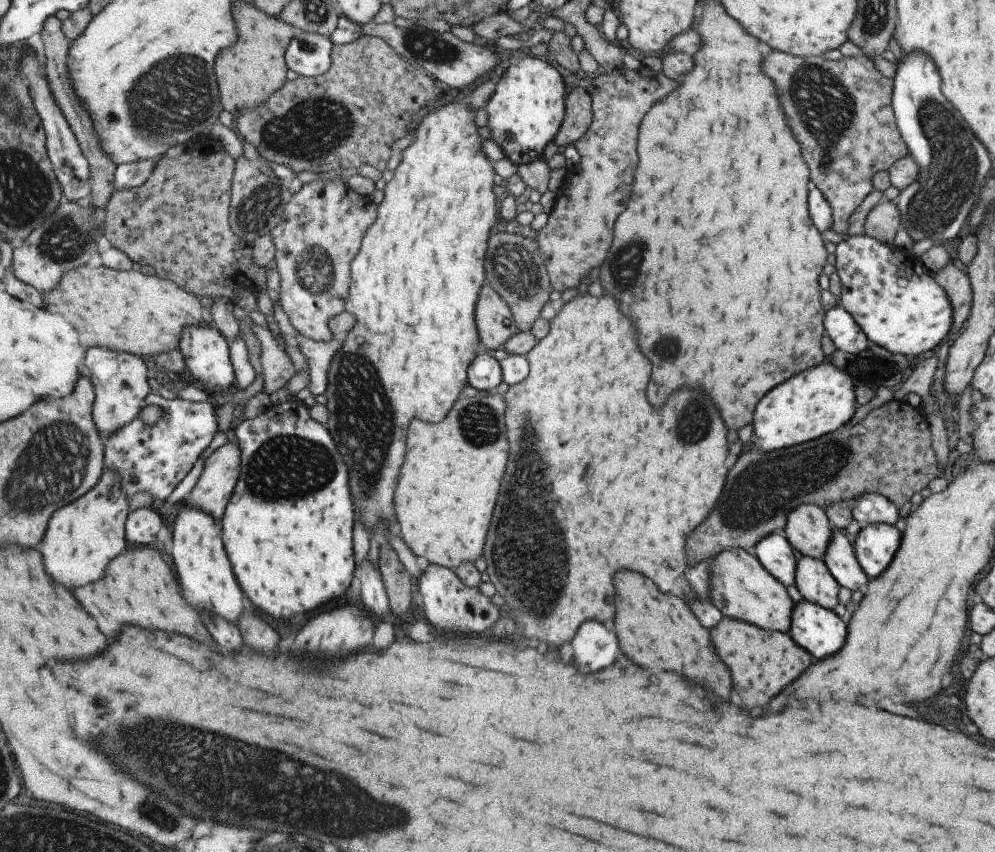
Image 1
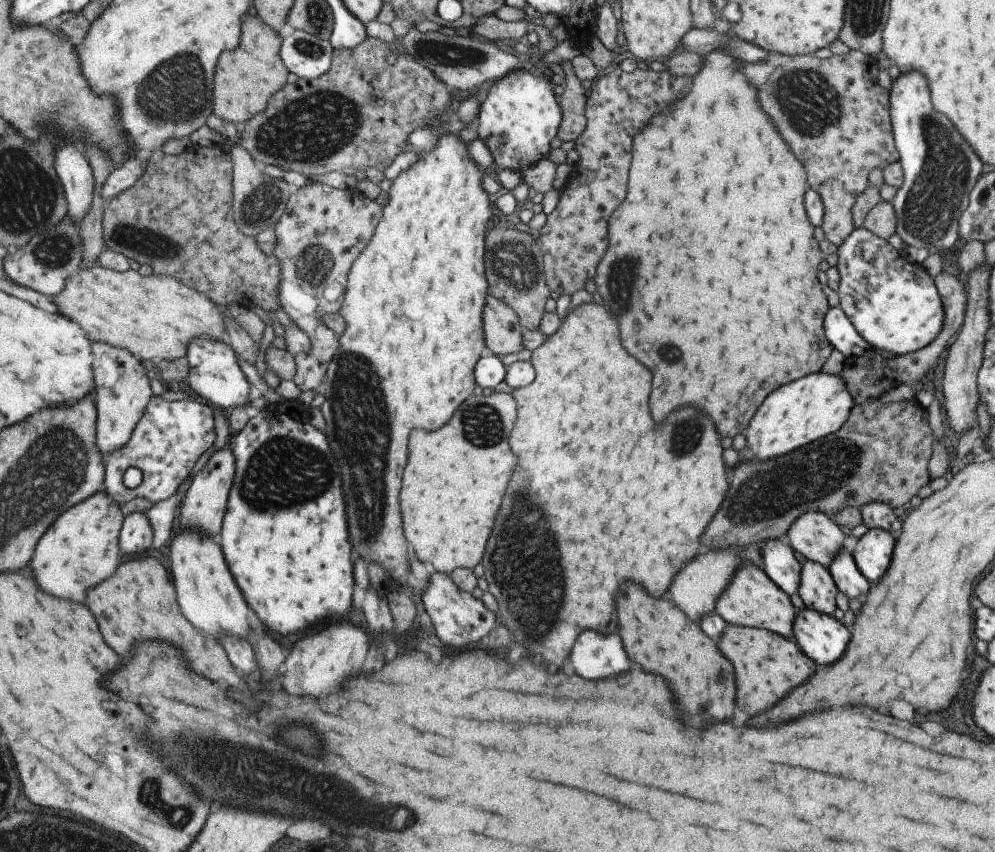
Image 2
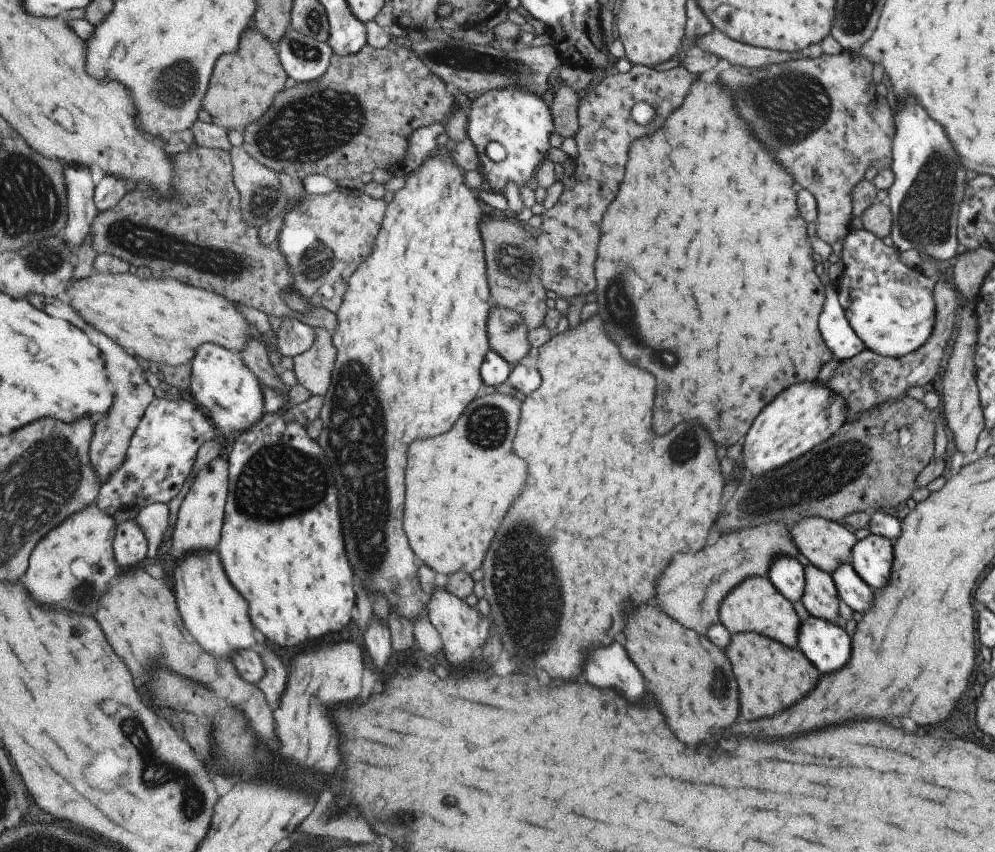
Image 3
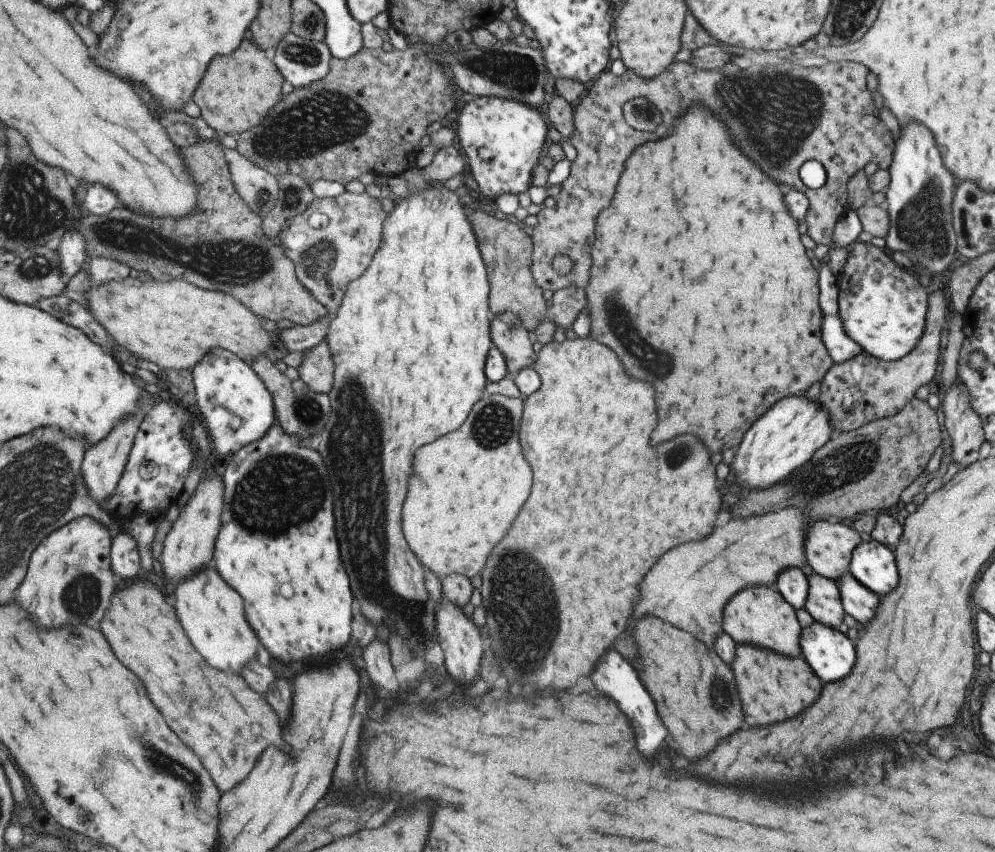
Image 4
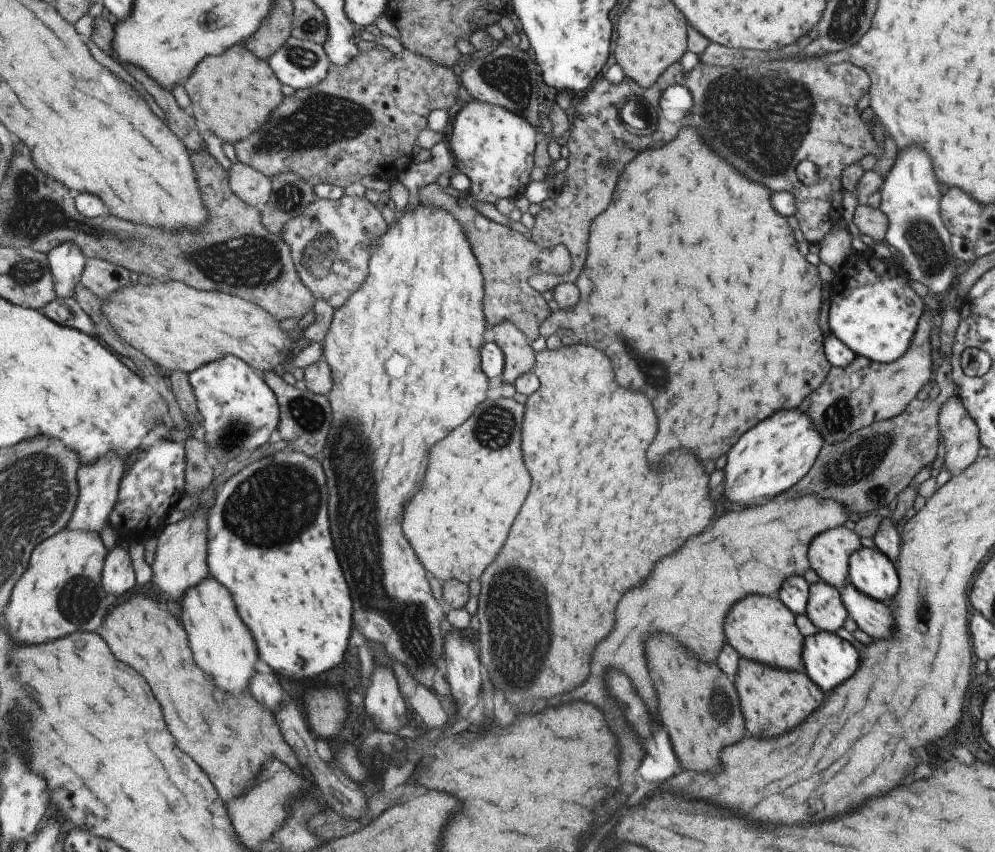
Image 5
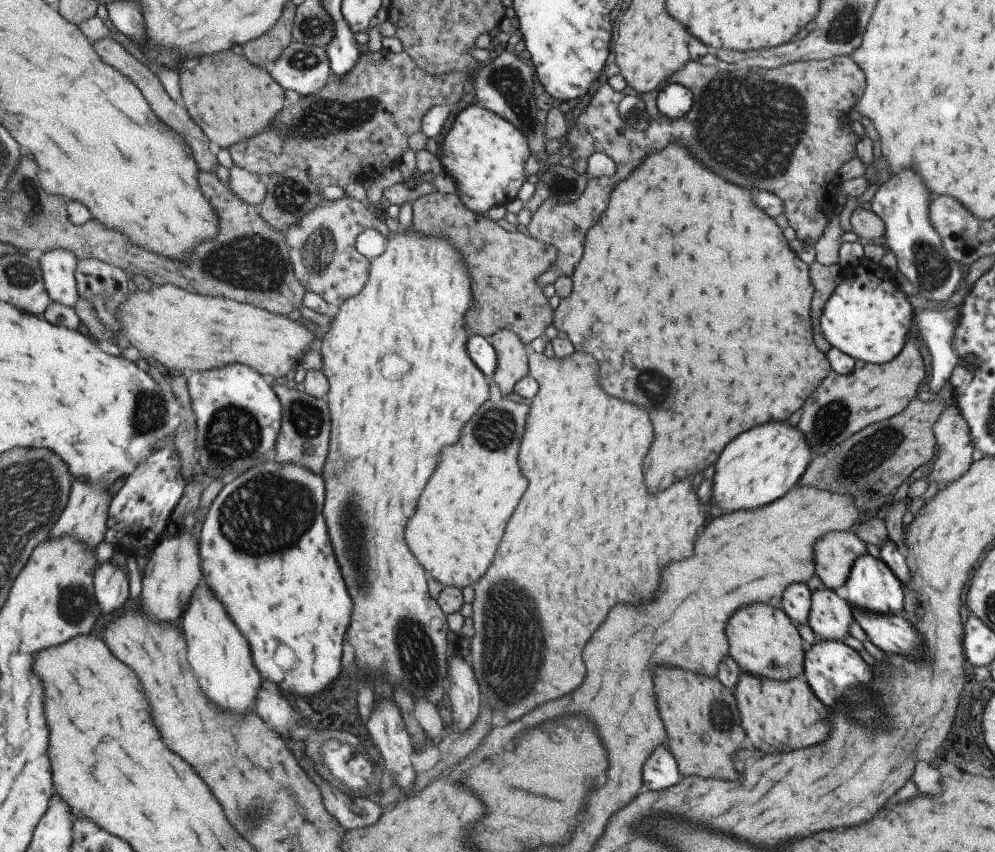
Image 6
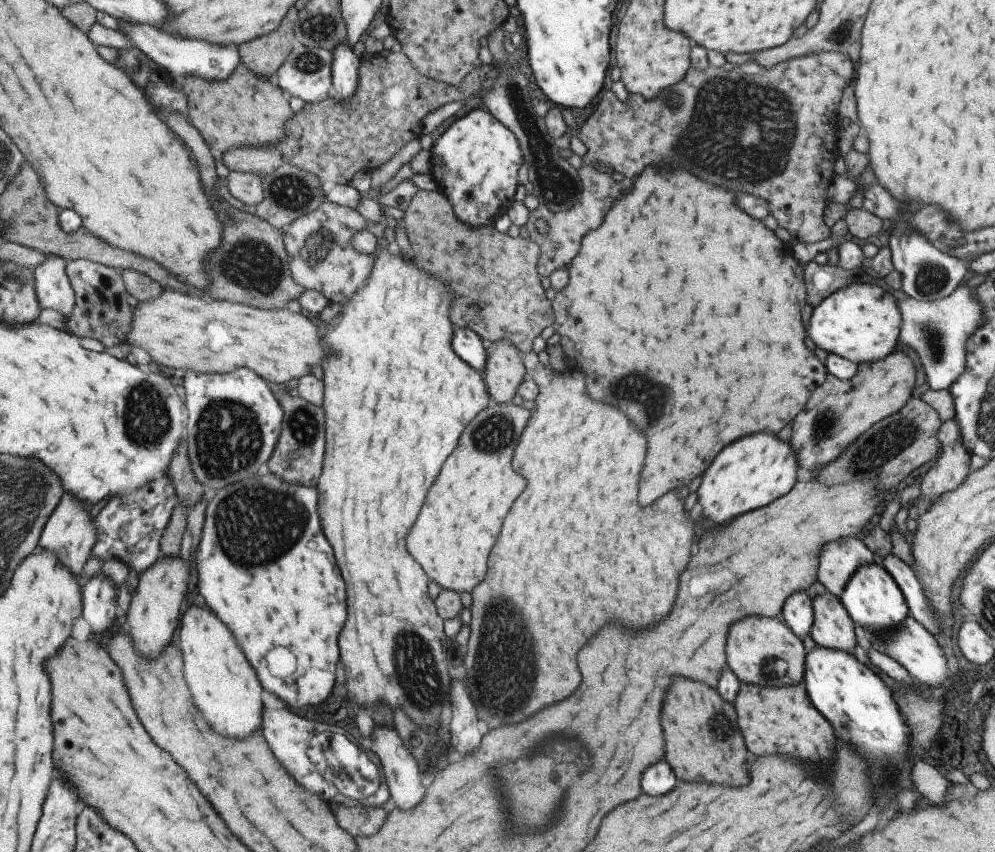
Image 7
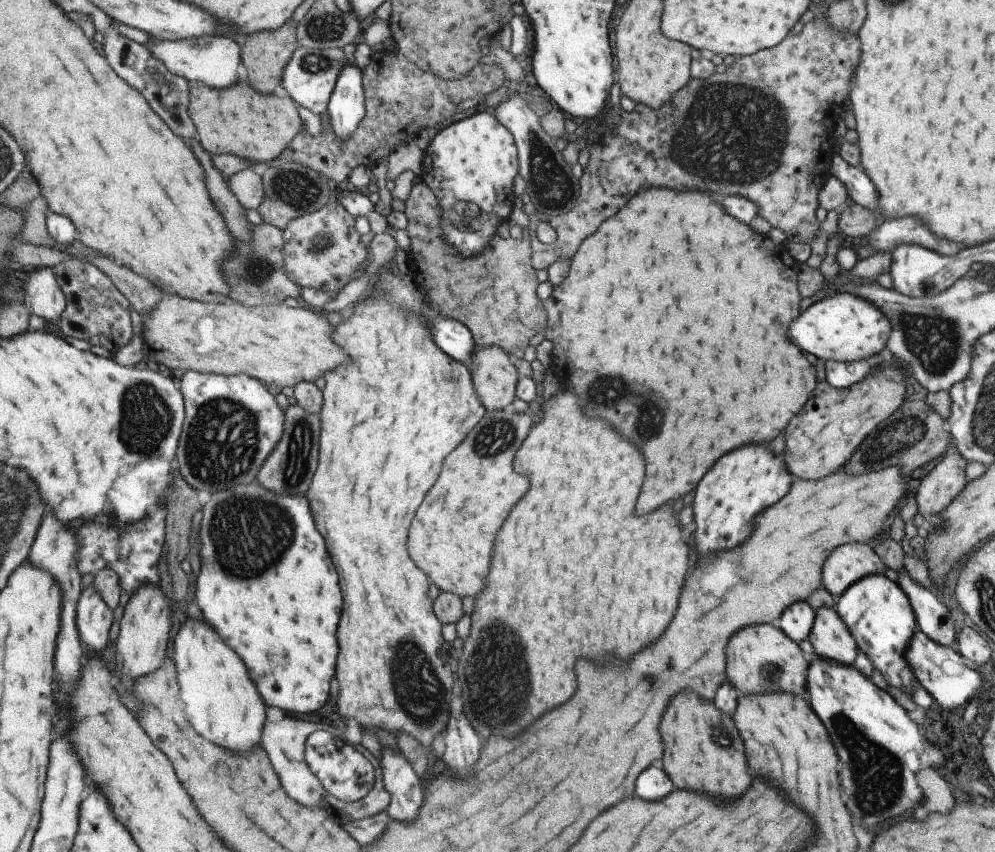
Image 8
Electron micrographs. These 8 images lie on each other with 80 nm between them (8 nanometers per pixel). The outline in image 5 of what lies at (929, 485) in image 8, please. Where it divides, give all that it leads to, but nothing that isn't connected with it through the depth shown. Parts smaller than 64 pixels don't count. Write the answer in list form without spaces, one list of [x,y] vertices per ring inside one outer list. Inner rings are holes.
[[[957,394],[951,395],[938,412],[938,429],[944,444],[944,463],[951,476],[963,472],[977,458],[979,429],[967,414]]]

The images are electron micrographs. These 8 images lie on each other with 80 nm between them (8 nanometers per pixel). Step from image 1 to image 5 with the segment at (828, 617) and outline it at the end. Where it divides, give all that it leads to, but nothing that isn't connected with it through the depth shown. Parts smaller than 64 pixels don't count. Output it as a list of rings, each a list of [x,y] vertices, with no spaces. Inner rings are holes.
[[[818,630],[802,640],[802,665],[809,680],[829,692],[859,666],[855,648],[835,633]]]

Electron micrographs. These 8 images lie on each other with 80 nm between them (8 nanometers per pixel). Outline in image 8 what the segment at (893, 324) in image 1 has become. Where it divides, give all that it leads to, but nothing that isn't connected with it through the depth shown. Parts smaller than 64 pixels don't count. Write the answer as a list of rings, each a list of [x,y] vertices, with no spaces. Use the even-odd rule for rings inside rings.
[[[845,291],[816,300],[789,326],[789,338],[803,352],[811,352],[824,361],[831,359],[848,363],[886,354],[889,336],[890,320],[872,302]]]

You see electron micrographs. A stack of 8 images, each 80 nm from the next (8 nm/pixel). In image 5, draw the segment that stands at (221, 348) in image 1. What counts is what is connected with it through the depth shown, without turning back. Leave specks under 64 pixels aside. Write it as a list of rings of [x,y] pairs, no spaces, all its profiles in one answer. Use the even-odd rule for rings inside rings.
[[[225,355],[194,370],[190,381],[202,416],[200,438],[209,450],[210,462],[217,461],[228,468],[256,448],[268,444],[269,434],[278,423],[278,402],[250,365],[238,356]]]

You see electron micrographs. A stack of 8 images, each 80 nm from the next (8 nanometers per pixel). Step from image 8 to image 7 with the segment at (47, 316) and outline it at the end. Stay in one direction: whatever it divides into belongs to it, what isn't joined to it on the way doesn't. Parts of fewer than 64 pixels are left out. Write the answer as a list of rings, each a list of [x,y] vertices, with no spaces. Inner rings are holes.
[[[49,254],[36,269],[36,288],[43,310],[55,309],[68,317],[77,308],[76,294],[70,274],[66,271],[69,260]]]

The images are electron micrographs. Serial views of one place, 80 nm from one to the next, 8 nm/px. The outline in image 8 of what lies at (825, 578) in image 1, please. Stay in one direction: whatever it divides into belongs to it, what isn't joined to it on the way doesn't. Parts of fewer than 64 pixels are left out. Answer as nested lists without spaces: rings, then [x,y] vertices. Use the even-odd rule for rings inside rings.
[[[816,608],[808,639],[815,656],[836,663],[853,664],[858,646],[834,608]]]

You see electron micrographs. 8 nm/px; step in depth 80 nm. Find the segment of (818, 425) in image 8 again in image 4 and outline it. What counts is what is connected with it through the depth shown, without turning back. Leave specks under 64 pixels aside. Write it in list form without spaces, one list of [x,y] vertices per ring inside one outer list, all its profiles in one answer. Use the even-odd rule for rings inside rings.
[[[939,290],[928,294],[928,307],[925,326],[919,342],[905,356],[894,361],[882,361],[861,351],[857,356],[845,362],[833,363],[821,380],[817,402],[828,414],[832,424],[831,437],[838,432],[852,431],[863,424],[881,417],[891,416],[900,411],[919,386],[931,382],[939,362],[941,348],[939,336],[947,323],[947,302],[945,294]]]

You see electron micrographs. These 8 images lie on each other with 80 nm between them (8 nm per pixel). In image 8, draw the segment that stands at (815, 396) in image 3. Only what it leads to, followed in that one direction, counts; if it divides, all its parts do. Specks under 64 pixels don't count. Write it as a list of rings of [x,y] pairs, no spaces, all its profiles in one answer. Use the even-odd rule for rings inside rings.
[[[745,444],[721,456],[699,480],[691,500],[697,526],[693,536],[699,552],[727,550],[743,542],[751,530],[751,518],[787,494],[793,480],[781,456],[775,456],[767,444]]]

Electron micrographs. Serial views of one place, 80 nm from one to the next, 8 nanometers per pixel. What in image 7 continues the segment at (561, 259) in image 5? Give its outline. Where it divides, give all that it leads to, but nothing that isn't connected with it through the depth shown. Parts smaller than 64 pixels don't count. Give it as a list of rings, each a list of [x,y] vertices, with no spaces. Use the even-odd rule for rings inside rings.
[[[419,189],[403,213],[410,250],[416,265],[427,268],[431,274],[443,279],[448,284],[448,291],[452,292],[452,308],[449,314],[453,326],[473,331],[480,336],[483,346],[497,339],[509,339],[521,353],[531,351],[533,339],[543,328],[553,324],[554,313],[539,281],[537,267],[540,246],[523,236],[511,237],[499,232],[493,223],[476,227],[464,223],[453,212],[451,203],[441,191]]]

